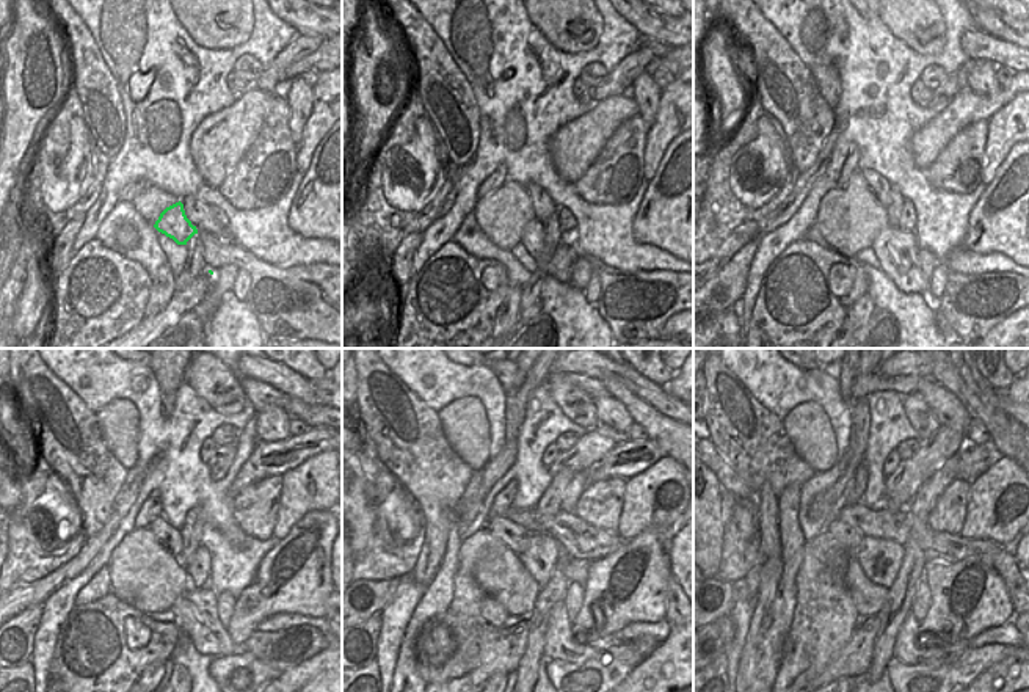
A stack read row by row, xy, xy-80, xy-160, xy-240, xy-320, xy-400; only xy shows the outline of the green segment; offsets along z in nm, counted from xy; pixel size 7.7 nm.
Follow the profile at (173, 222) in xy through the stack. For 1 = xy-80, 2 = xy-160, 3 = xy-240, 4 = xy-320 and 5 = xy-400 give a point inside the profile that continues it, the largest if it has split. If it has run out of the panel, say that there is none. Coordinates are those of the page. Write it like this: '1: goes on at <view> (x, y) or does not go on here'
1: goes on at xy-80 (559, 265)
2: goes on at xy-160 (898, 251)
3: goes on at xy-240 (195, 609)
4: goes on at xy-320 (559, 641)
5: goes on at xy-400 (907, 650)

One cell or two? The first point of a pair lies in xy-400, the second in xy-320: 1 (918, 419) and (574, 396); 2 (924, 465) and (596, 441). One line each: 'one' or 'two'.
1: one
2: one

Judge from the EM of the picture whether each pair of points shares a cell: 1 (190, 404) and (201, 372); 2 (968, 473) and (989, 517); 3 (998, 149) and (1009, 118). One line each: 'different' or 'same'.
1: different
2: different
3: same

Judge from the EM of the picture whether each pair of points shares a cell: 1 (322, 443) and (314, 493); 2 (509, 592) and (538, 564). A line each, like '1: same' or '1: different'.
1: different
2: different

